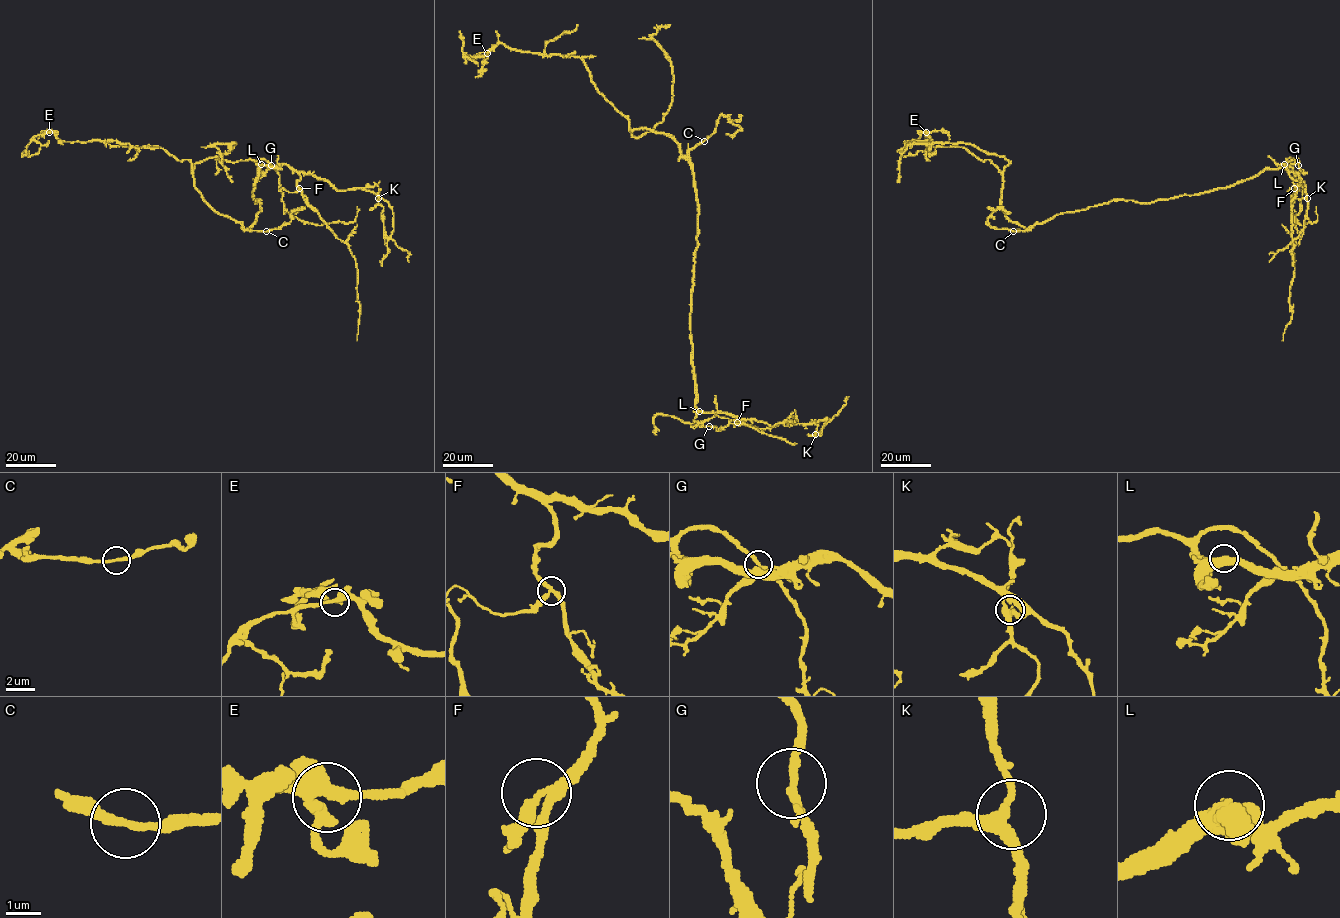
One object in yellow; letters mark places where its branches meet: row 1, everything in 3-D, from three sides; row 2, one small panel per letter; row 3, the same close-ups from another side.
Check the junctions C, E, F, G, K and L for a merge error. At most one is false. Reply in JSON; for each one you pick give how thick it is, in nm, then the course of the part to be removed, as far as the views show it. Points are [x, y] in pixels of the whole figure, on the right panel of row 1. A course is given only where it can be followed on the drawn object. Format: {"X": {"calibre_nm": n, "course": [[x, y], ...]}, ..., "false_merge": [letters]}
{"false_merge": []}

